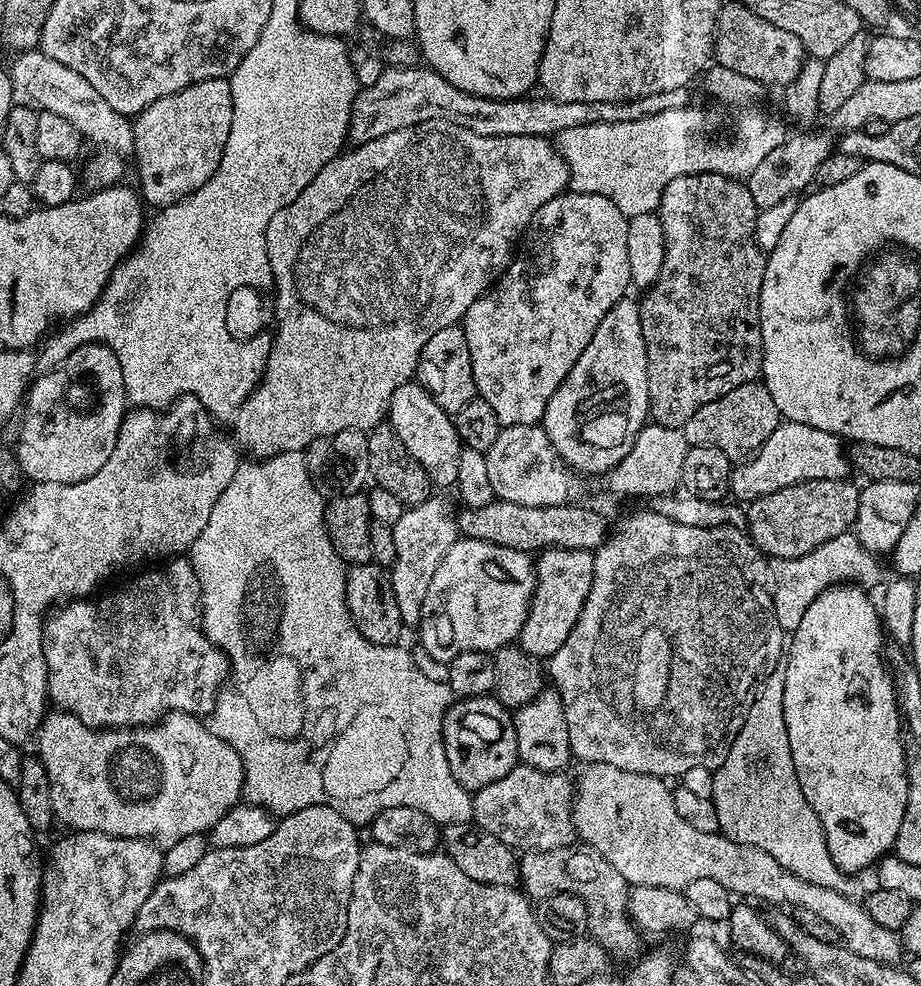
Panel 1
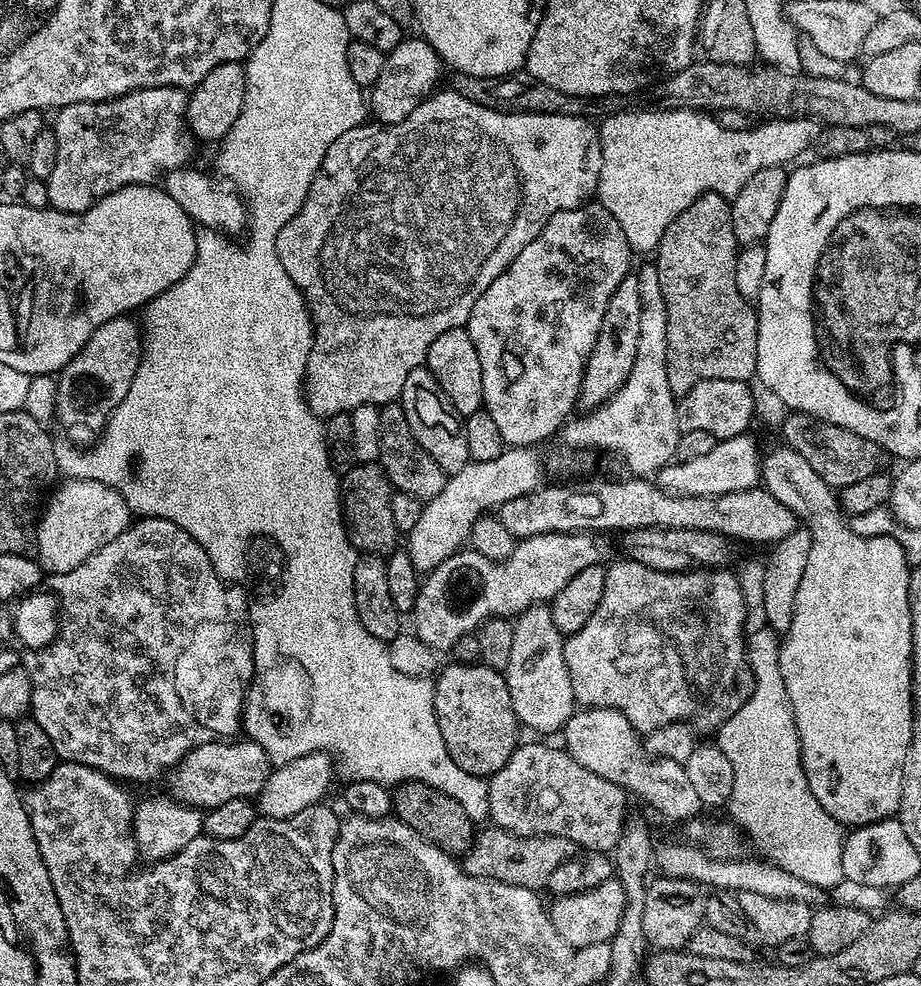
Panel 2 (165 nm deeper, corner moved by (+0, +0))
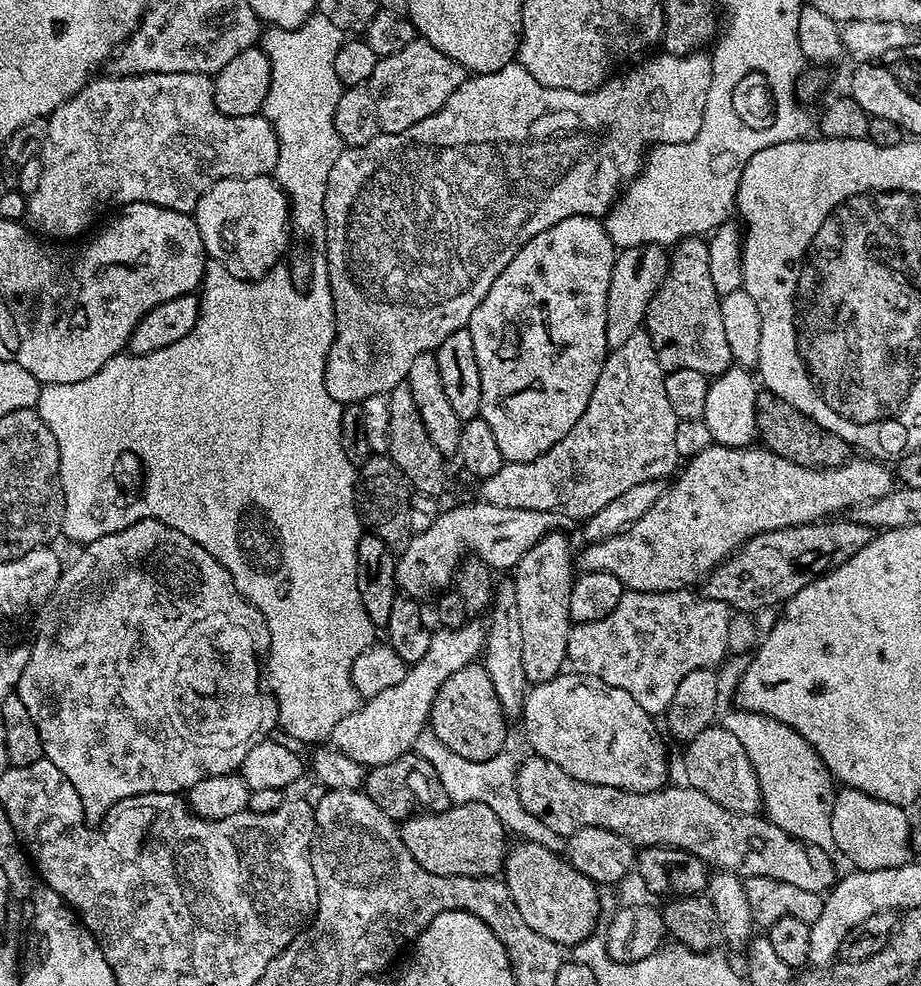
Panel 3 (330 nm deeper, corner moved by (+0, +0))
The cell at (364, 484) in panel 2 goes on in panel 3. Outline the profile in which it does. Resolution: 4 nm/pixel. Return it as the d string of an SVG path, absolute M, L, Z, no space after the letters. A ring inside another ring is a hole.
M372 454L358 468L358 507L361 525L371 535L382 538L386 546L397 554L410 546L413 533L410 530L410 498L414 489L408 479L398 470L396 463L387 454Z

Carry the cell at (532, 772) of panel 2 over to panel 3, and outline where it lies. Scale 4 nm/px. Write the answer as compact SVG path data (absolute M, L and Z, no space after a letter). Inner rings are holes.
M532 754L529 760L519 765L516 769L516 789L518 790L518 798L522 798L522 806L526 806L526 810L530 810L530 814L534 814L534 818L538 818L542 822L546 822L546 826L550 826L550 830L557 832L559 836L568 837L574 834L574 830L582 830L582 826L602 826L602 830L614 830L614 834L622 834L622 838L626 838L637 849L653 848L654 846L662 846L663 848L677 848L678 850L686 850L690 854L697 856L703 864L711 866L713 869L722 872L733 872L735 876L741 878L745 876L753 876L754 878L778 878L778 882L790 882L790 886L799 886L801 890L810 890L811 892L827 893L838 880L836 874L836 864L832 861L833 853L822 846L810 846L806 842L802 842L798 838L794 838L790 834L786 834L786 830L782 830L778 826L774 826L774 822L770 822L763 815L757 814L747 816L746 814L734 814L730 810L726 810L722 806L718 806L718 802L714 802L714 798L706 798L706 794L702 794L697 788L691 786L683 786L684 788L672 788L673 786L665 786L659 788L656 792L631 792L630 790L622 790L614 786L598 786L590 782L582 782L578 778L570 778L570 774L566 774L566 770L562 770L562 766L554 766L554 762L550 762L546 758Z

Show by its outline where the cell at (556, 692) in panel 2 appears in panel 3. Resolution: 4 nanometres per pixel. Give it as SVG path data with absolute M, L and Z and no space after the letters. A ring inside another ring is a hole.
M563 531L542 537L514 569L518 619L522 625L522 667L529 685L541 684L560 675L568 659L568 634L574 625L568 607L574 579L574 548Z

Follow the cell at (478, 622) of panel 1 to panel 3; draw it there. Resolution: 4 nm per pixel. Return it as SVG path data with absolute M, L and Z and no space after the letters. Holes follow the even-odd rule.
M712 443L702 450L702 454L691 457L685 463L688 464L685 468L683 465L679 469L678 475L671 481L673 484L669 483L665 487L658 502L654 502L654 506L650 506L650 510L646 510L638 522L605 540L585 543L585 548L578 552L579 571L614 574L614 578L618 578L625 589L634 592L678 592L691 589L754 535L799 524L815 524L843 513L840 512L843 508L853 510L891 492L894 488L893 469L888 469L884 465L887 463L876 458L860 459L864 460L852 458L839 468L811 468L787 461L765 446L731 448Z

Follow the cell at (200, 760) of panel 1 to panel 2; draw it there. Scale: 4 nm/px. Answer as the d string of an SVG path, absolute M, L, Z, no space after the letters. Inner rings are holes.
M247 738L240 739L235 742L205 742L191 748L171 769L171 795L180 803L201 810L222 806L230 799L259 797L270 771L270 761L262 746Z

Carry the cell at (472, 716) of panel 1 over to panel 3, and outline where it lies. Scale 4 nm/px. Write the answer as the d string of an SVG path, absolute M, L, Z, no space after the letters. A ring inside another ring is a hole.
M483 663L462 666L462 670L454 670L454 674L442 682L442 690L438 690L428 715L428 724L442 746L454 750L454 754L462 754L462 758L470 758L470 762L489 760L505 751L510 724L494 694L494 685Z

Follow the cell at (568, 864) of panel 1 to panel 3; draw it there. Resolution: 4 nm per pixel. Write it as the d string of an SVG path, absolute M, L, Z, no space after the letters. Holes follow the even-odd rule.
M482 802L452 804L444 812L420 812L399 825L400 837L410 850L414 862L422 870L439 876L466 878L496 878L504 871L504 860L510 847L510 833L504 824Z

